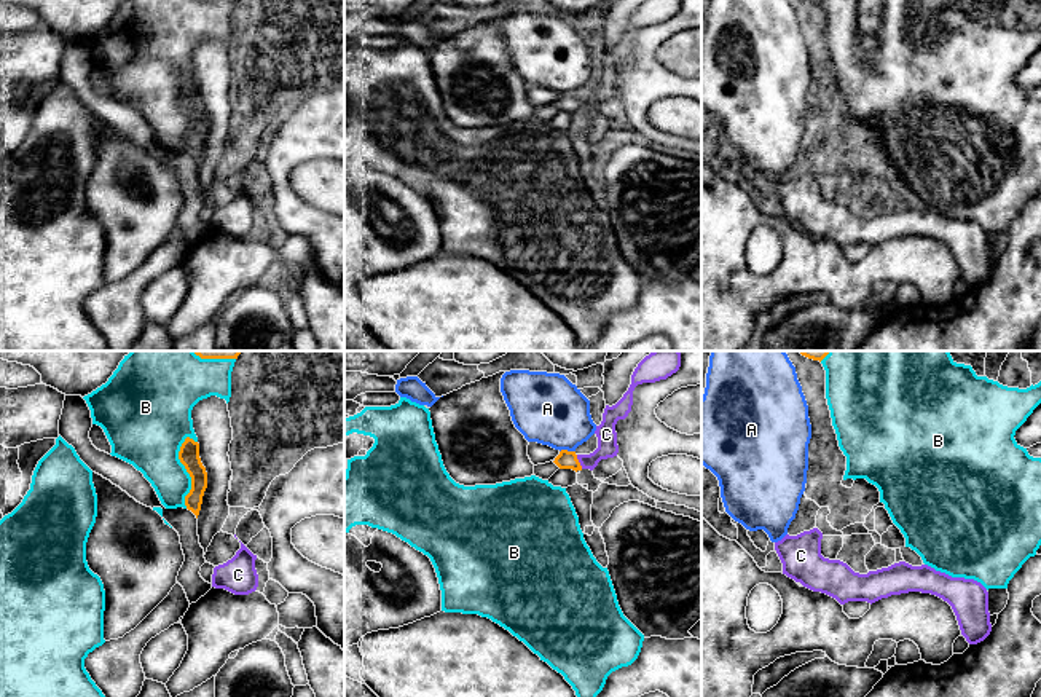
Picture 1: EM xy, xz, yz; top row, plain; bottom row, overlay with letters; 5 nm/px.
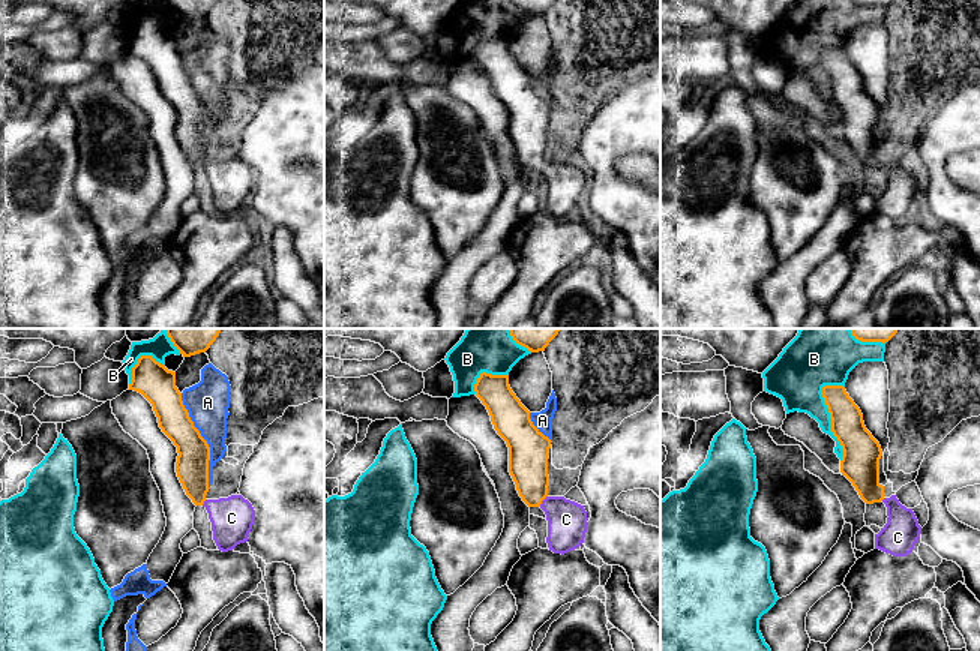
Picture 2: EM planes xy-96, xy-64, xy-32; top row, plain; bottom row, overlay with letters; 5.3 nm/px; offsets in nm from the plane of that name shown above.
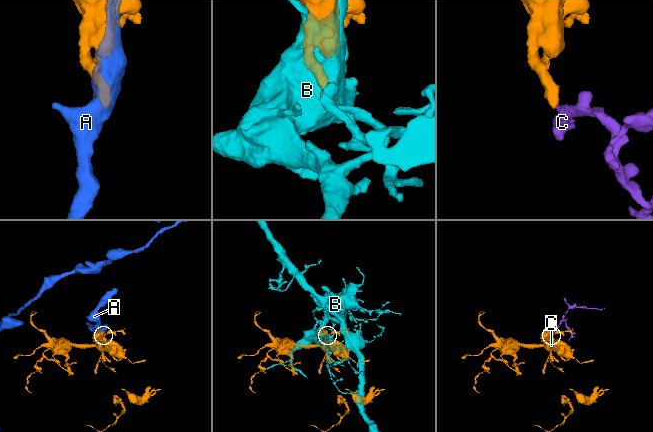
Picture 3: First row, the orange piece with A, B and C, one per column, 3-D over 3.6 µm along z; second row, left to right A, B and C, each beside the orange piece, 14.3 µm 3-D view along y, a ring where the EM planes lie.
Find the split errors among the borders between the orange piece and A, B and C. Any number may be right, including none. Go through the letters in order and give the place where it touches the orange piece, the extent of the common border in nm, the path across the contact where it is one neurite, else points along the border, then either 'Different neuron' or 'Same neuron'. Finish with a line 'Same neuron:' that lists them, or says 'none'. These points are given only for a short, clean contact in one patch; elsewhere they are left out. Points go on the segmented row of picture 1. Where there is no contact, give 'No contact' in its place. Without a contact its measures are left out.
A: Touches orange at xz (566, 450). Shared border 80 nm. Different neuron
B: Touches orange at xy (187, 471). Shared border 360 nm. Different neuron
C: Touches orange at xz (577, 461). Shared border 80 nm. Path across: xz (566, 460), (577, 461), (590, 461), (606, 434). Same neuron
Same neuron: C

